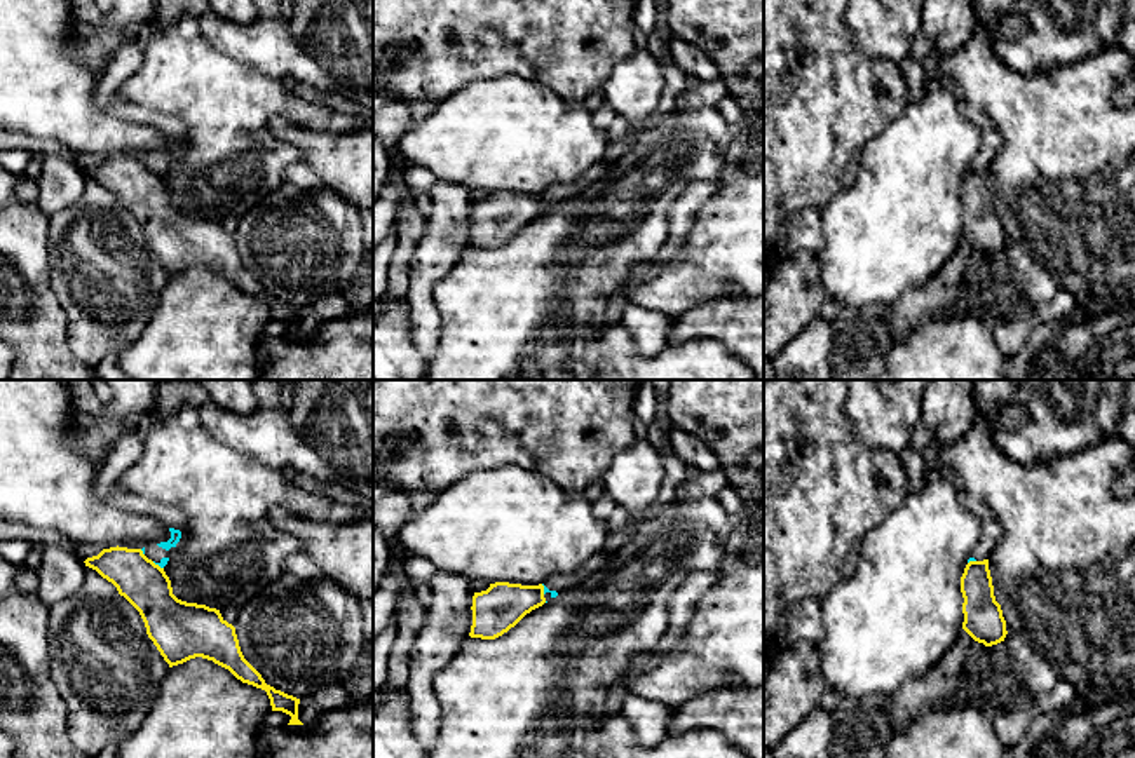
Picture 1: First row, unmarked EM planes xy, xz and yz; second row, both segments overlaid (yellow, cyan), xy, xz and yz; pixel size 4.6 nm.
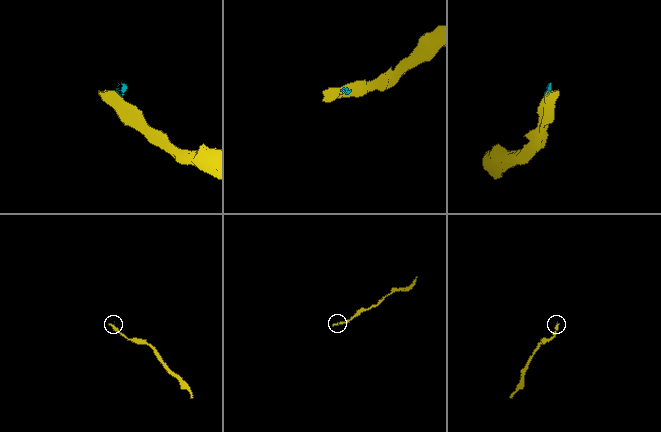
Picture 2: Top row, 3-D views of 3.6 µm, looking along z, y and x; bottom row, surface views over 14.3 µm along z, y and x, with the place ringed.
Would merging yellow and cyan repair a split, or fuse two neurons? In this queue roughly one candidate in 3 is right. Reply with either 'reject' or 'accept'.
reject

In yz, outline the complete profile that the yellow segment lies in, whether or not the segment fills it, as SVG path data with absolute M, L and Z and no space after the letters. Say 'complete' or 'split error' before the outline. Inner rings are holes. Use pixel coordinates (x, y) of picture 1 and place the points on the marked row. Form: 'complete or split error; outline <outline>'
complete; outline M989 559L969 561L961 577L961 592L964 598L962 629L985 646L1004 641L1006 620L1001 605L996 601Z

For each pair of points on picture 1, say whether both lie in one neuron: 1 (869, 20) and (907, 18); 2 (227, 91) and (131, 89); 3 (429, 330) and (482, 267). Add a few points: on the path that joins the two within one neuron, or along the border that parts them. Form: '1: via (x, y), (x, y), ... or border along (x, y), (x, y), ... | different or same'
1: via (877, 18), (898, 18) | same
2: via (203, 89), (156, 89) | same
3: border along (433, 300), (440, 316), (440, 337), (434, 356) | different

